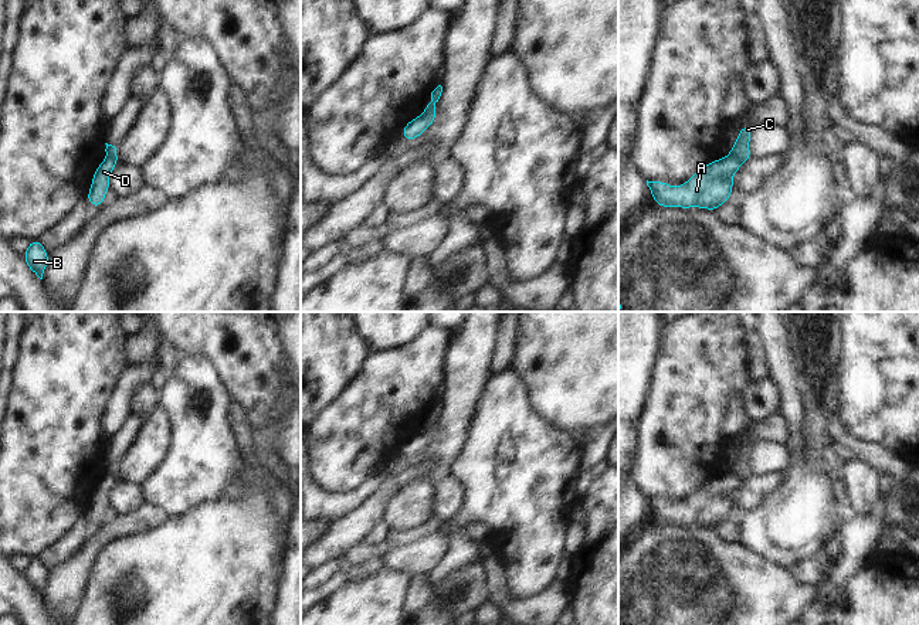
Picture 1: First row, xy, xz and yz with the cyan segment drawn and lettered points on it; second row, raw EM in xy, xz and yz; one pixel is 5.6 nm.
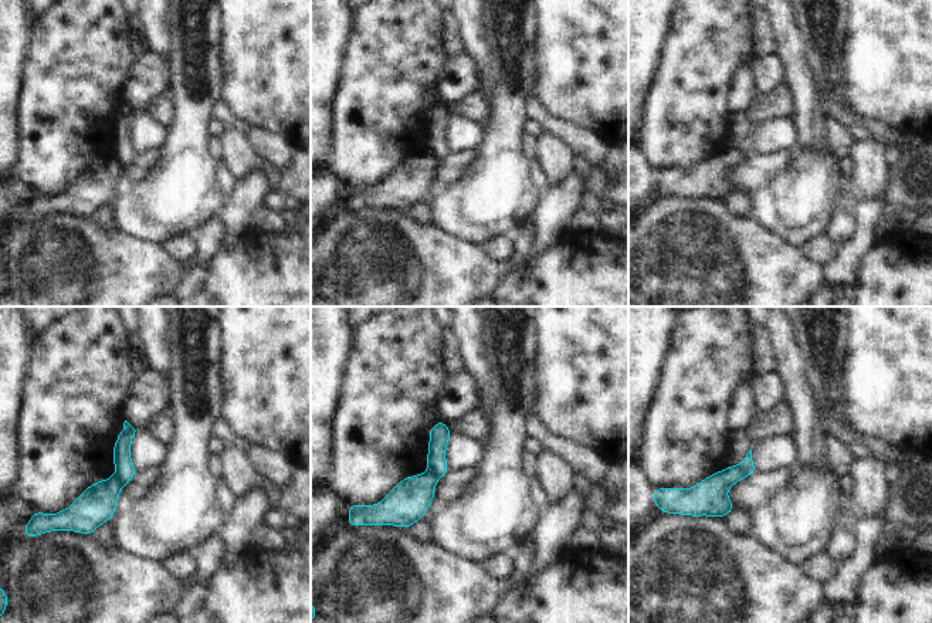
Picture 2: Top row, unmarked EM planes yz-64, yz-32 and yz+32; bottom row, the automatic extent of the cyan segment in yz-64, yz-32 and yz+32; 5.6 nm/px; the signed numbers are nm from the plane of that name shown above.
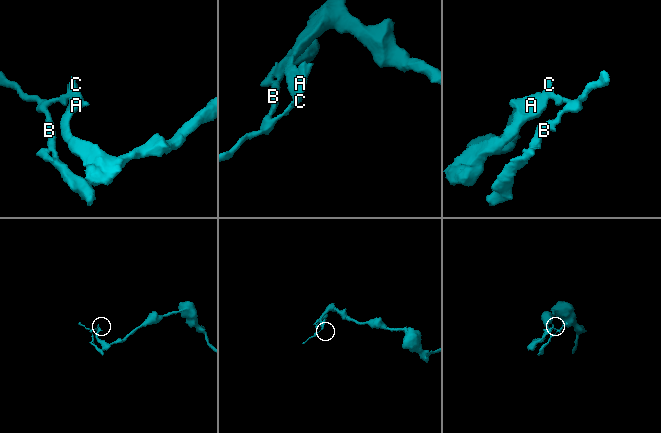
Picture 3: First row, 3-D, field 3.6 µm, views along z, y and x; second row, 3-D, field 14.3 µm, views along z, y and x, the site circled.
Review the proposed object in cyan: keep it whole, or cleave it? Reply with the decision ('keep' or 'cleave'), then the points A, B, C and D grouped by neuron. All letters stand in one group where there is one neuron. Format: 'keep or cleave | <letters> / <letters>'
cleave | A D / B C

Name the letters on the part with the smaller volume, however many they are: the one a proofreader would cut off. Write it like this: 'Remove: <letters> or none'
Remove: B, C

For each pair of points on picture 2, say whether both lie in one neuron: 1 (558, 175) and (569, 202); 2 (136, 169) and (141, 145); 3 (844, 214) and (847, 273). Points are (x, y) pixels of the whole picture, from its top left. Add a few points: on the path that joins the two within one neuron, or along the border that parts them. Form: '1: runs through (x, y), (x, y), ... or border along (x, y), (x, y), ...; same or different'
1: border along (570, 175), (551, 188); different
2: border along (159, 149), (148, 149), (139, 153); different
3: border along (854, 207), (854, 233), (837, 247); different

